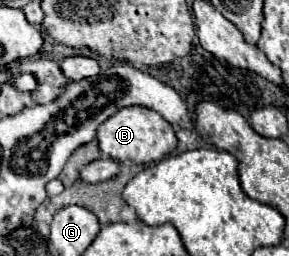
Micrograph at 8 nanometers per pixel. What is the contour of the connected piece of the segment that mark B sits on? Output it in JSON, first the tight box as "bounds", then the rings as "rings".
{"bounds":[97,107,177,165],"rings":[[[145,107],[119,109],[113,117],[99,125],[97,141],[99,149],[115,161],[133,161],[139,165],[157,163],[161,161],[161,157],[167,157],[177,147],[177,137],[171,123],[167,123],[157,111]]]}

